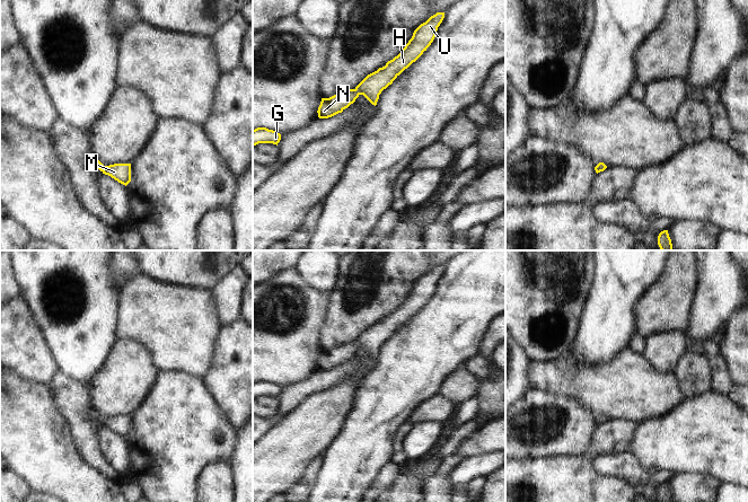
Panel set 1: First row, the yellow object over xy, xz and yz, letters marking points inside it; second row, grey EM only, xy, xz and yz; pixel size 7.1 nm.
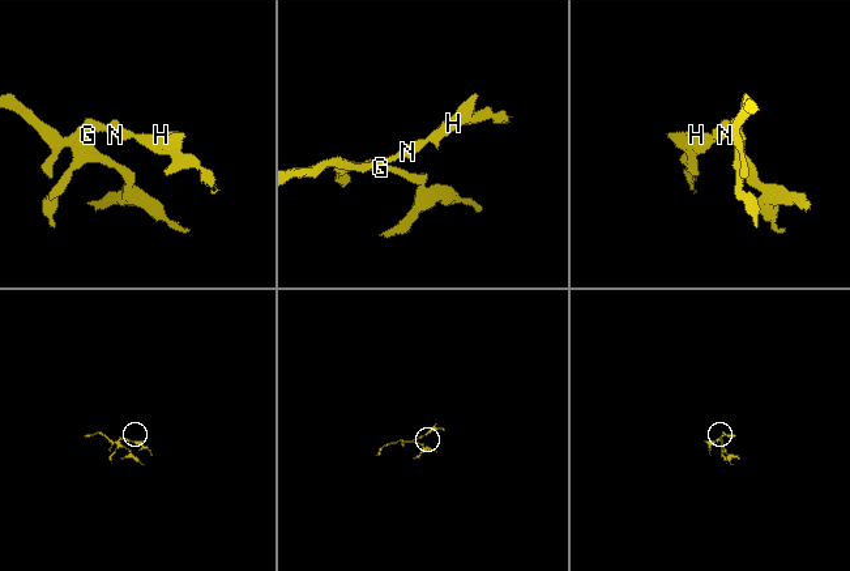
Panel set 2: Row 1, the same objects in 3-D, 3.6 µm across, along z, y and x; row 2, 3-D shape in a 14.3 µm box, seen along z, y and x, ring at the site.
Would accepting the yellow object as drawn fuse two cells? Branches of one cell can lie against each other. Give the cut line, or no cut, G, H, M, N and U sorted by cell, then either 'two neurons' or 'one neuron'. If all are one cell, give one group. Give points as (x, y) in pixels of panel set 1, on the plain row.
no cut; G H M N U; one neuron

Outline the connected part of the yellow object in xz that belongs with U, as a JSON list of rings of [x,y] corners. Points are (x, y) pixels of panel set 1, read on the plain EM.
[[[437,265],[425,275],[421,276],[397,309],[388,314],[385,319],[368,327],[354,342],[342,344],[329,351],[322,351],[317,363],[318,370],[328,371],[342,366],[353,356],[360,347],[363,347],[376,359],[381,344],[391,337],[393,334],[431,298],[443,271],[445,265]]]

